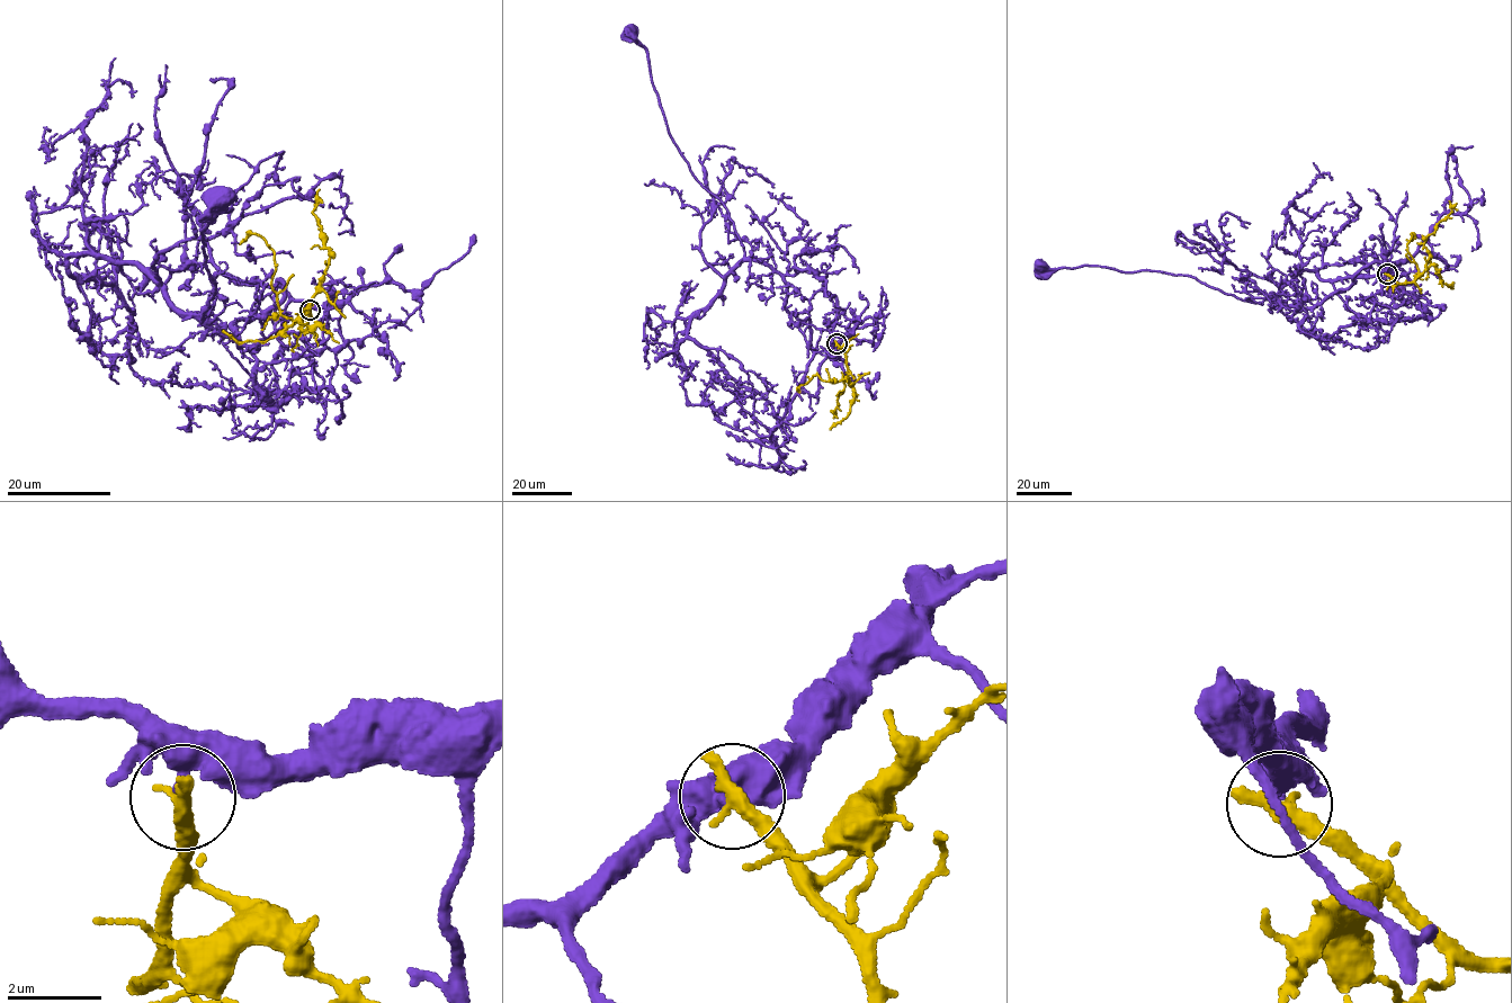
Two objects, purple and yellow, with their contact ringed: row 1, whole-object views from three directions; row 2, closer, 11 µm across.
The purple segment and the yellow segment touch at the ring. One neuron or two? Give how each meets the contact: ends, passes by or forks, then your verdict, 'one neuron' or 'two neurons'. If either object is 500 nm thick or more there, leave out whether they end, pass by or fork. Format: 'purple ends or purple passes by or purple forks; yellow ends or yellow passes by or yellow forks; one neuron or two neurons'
purple ends; yellow ends; two neurons

